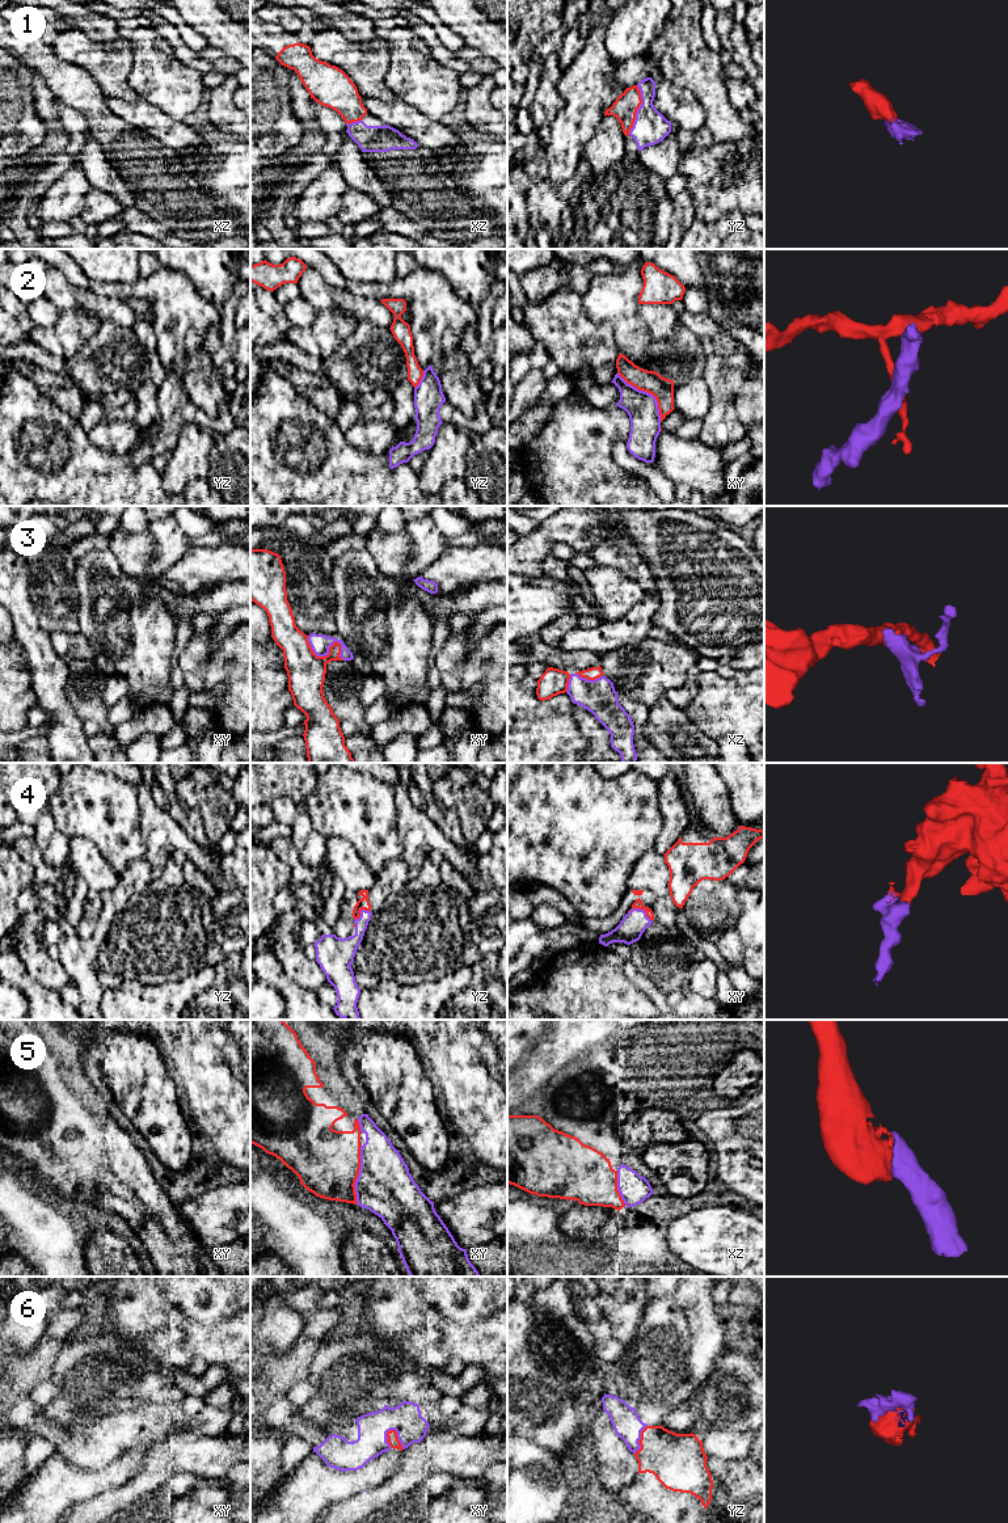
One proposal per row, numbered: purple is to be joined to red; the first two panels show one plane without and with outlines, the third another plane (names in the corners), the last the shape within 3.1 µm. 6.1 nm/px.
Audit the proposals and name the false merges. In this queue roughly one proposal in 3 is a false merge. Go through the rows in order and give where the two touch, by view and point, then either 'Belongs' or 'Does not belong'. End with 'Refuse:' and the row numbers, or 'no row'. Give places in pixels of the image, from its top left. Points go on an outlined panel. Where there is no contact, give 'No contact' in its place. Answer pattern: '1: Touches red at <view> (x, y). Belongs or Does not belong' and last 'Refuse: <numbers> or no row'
1: Touches red at yz (636, 110). Belongs
2: Touches red at xy (648, 392). Does not belong
3: Touches red at xy (329, 653). Does not belong
4: Touches red at xy (641, 908). Belongs
5: Touches red at xy (358, 1173). Belongs
6: Touches red at xy (396, 1437). Belongs
Refuse: 2, 3

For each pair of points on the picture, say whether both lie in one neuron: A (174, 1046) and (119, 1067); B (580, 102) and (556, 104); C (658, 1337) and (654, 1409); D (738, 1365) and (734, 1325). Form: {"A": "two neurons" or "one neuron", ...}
{"A": "two neurons", "B": "two neurons", "C": "one neuron", "D": "two neurons"}

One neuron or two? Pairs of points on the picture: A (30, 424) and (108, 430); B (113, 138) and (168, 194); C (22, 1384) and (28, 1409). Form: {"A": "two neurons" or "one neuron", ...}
{"A": "two neurons", "B": "one neuron", "C": "two neurons"}

